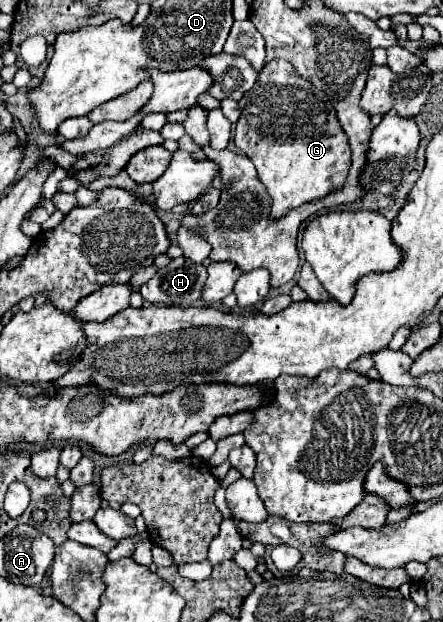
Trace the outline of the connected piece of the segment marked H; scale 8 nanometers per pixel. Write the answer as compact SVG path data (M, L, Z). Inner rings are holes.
M173 258L165 268L145 282L139 292L143 300L161 306L191 306L201 298L207 270L189 258Z

